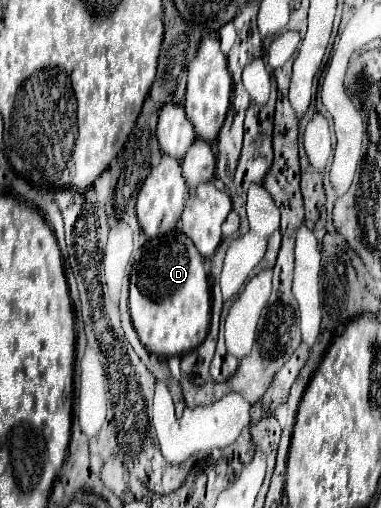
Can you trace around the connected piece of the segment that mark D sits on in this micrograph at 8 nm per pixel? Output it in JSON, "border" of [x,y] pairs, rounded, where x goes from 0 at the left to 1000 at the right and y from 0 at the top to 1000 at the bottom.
{"border":[[[470,455],[391,470],[375,486],[370,510],[354,514],[344,530],[344,561],[339,561],[339,600],[344,600],[344,628],[354,652],[391,695],[449,703],[480,699],[533,675],[549,648],[554,628],[554,573],[543,537],[533,530],[533,506],[512,494],[512,482]]]}

